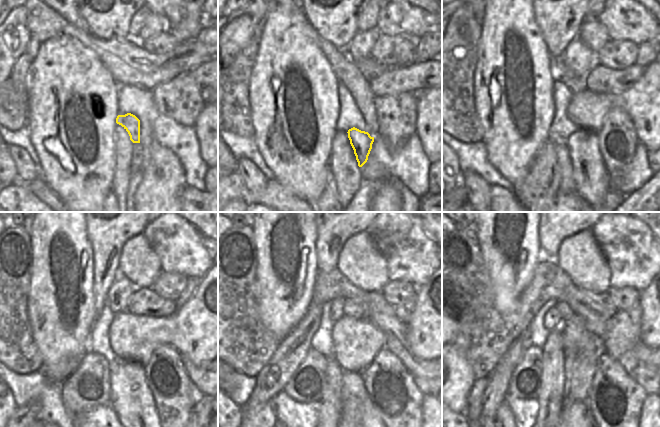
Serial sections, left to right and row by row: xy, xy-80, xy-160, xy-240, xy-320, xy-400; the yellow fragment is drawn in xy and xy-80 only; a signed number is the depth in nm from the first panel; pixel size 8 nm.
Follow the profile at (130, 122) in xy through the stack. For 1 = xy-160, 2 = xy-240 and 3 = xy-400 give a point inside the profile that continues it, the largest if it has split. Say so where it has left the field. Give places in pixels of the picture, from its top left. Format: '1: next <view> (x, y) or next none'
1: next xy-160 (591, 180)
2: next xy-240 (131, 399)
3: next none

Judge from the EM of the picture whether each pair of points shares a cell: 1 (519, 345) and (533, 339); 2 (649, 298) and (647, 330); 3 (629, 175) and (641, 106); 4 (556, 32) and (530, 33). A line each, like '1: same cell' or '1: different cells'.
1: different cells
2: same cell
3: different cells
4: different cells

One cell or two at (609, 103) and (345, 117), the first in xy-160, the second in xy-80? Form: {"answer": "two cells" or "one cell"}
{"answer": "two cells"}

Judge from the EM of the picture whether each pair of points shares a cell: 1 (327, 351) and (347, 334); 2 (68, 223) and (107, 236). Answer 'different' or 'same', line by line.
1: different
2: different

